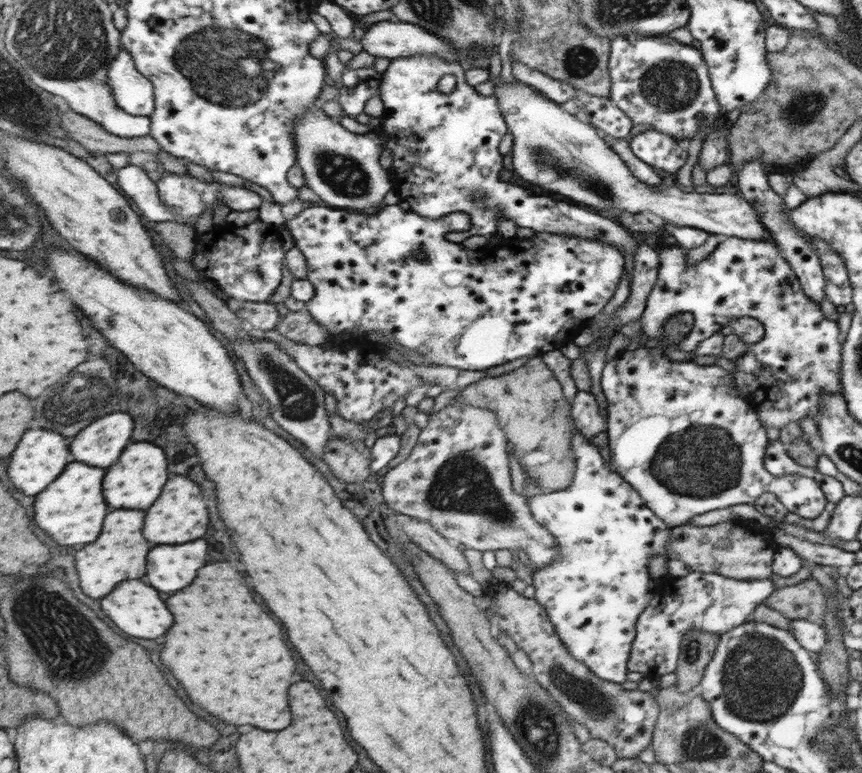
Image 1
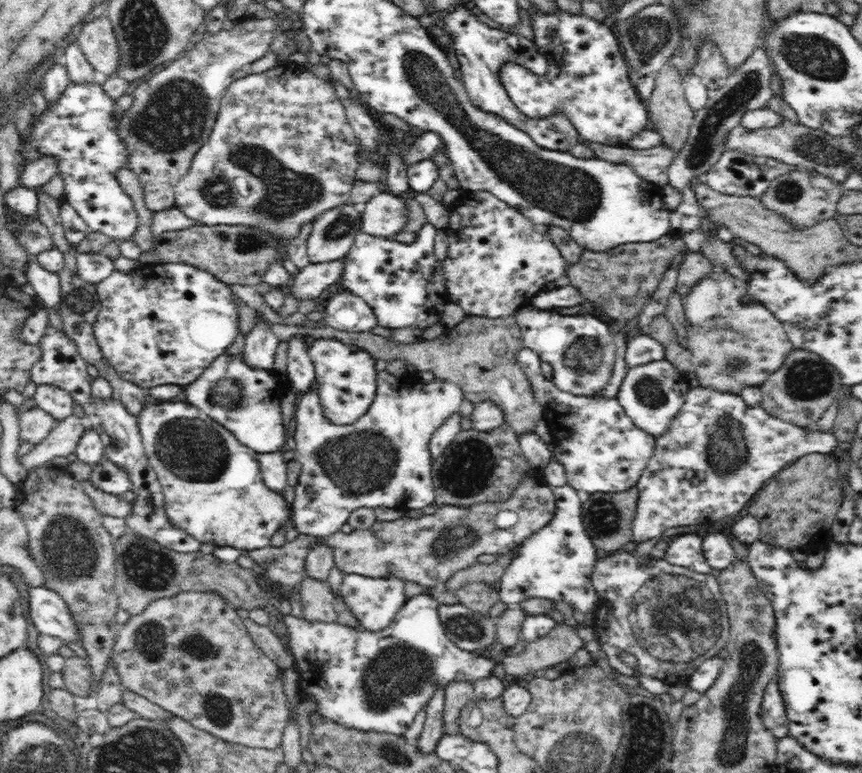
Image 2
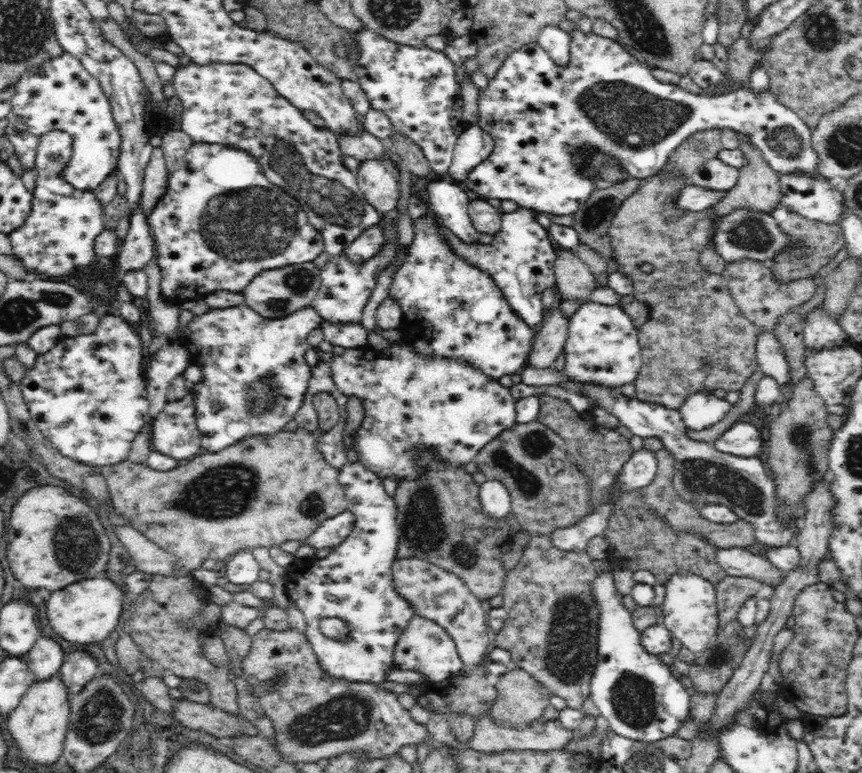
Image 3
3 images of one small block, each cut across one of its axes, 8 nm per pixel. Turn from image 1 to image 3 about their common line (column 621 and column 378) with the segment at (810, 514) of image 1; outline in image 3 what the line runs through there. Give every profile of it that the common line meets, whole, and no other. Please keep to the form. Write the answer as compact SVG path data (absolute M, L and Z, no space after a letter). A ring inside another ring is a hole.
M390 344L384 353L375 352L367 346L347 348L343 354L334 356L329 365L337 390L348 398L360 400L364 407L364 420L354 434L351 448L357 452L360 464L374 471L382 480L390 476L398 482L401 478L418 476L410 458L409 450L413 446L434 449L442 460L462 467L474 461L483 446L518 422L516 399L512 398L510 389L461 360L421 358L409 347Z

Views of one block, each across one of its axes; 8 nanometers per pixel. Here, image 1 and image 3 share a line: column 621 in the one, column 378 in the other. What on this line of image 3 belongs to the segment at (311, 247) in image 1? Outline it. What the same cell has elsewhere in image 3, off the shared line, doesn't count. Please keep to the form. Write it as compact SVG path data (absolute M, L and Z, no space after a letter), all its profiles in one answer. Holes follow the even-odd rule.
M399 242L383 246L376 257L368 261L354 262L345 255L332 257L326 266L319 270L321 285L312 302L313 309L330 326L341 326L343 323L359 323L363 310L376 288L376 280L388 266L402 267L410 255L410 246L399 246Z

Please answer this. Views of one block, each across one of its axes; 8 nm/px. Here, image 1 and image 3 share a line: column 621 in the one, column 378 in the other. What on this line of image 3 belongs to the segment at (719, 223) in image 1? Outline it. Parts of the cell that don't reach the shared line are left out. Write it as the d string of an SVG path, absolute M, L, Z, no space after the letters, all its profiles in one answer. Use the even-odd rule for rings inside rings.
M368 160L359 164L356 179L366 200L380 213L390 212L400 200L400 170L392 160Z

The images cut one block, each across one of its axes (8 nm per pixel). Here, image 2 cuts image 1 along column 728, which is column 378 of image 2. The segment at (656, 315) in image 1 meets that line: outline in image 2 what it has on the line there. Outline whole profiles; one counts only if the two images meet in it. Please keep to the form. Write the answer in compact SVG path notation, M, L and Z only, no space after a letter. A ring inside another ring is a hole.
M428 222L418 230L414 244L402 244L394 238L358 233L348 255L343 259L346 267L338 288L364 299L373 310L378 325L392 330L400 327L432 326L440 320L440 314L448 300L444 284L442 264L434 258L436 230Z

